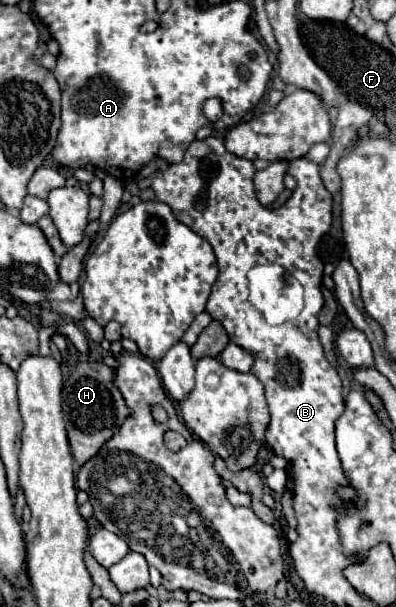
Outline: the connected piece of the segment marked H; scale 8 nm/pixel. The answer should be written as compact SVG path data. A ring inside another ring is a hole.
M89 360L75 366L63 386L63 418L67 424L73 458L79 466L91 460L101 450L101 446L115 436L125 418L129 418L131 414L133 410L127 406L125 398L115 386L115 368L105 366L103 362Z

